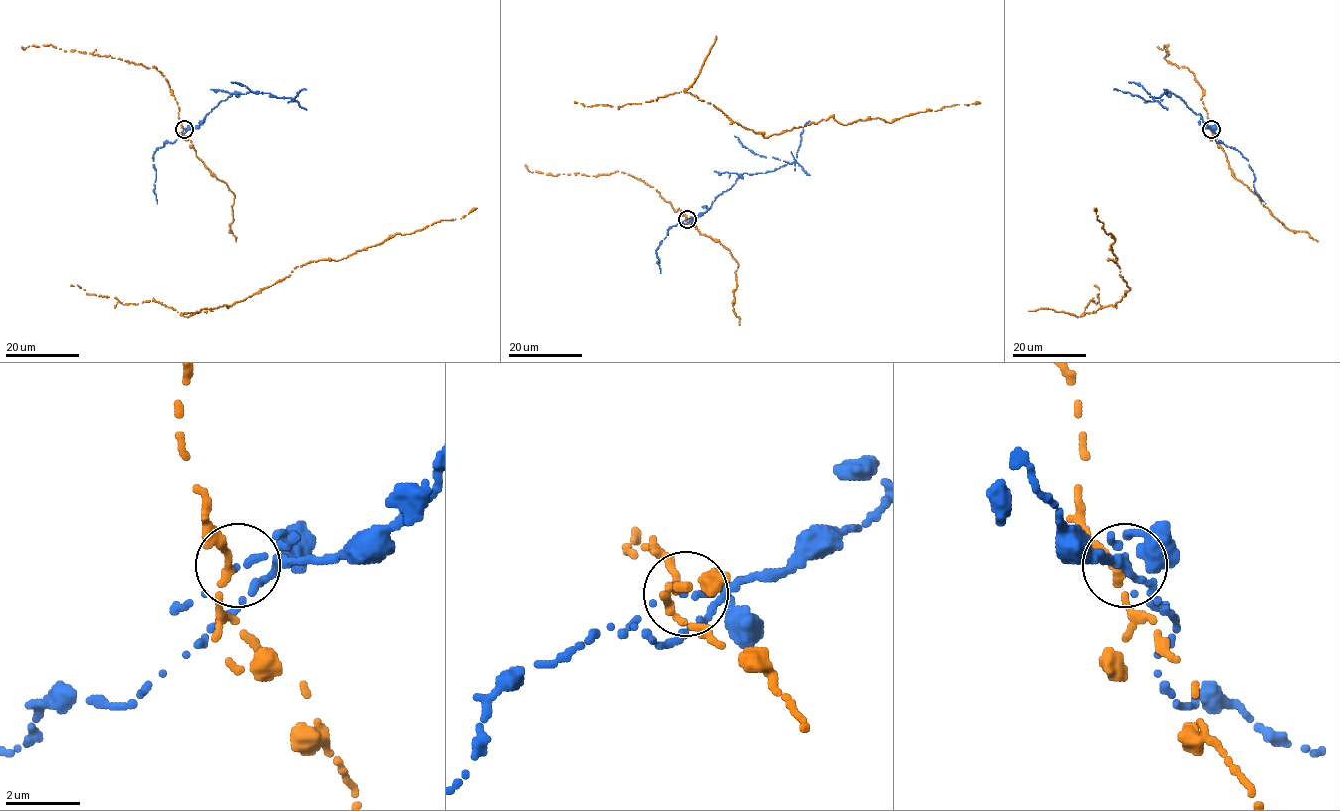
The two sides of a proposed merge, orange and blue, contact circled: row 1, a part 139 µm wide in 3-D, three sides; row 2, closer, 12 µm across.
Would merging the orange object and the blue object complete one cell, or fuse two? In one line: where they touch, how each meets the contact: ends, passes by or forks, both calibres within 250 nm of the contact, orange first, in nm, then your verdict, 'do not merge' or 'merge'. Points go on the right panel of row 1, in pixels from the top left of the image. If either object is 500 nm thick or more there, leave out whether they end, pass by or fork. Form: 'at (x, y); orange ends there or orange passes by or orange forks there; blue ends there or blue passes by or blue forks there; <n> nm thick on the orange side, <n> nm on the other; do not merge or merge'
at (1211, 129); orange passes by; blue ends there; 190 nm thick on the orange side, 160 nm on the other; do not merge

